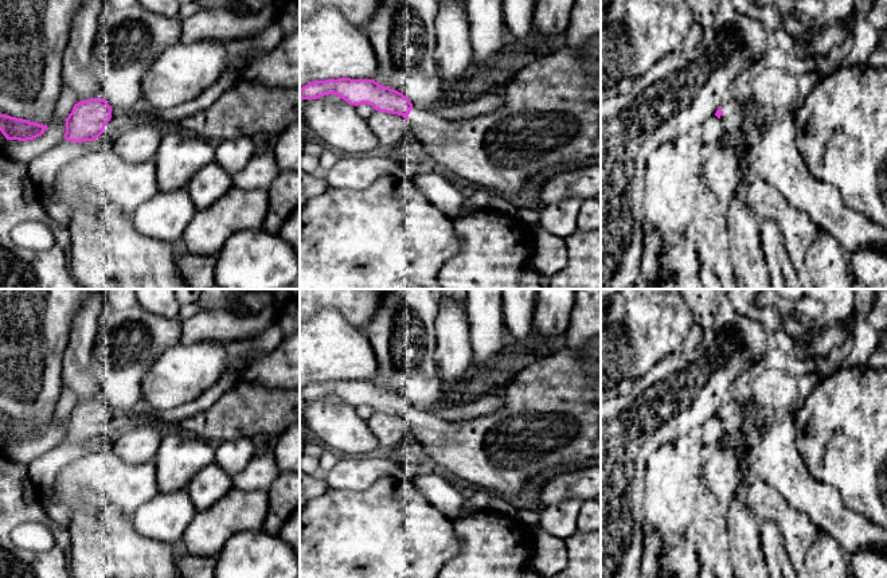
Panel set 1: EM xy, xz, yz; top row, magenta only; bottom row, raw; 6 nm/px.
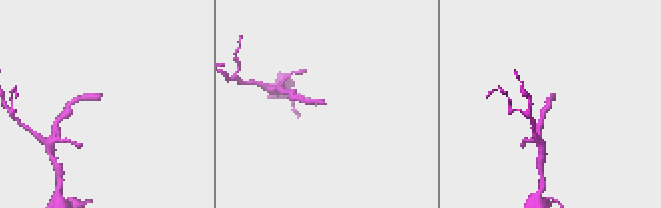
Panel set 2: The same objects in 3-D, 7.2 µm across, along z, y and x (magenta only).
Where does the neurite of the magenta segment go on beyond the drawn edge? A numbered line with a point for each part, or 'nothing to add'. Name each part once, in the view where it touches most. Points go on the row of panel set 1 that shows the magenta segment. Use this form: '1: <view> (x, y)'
1: xz (551, 116)

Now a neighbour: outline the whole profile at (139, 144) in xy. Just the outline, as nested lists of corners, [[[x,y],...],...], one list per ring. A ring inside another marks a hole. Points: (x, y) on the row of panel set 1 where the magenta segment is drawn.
[[[142,122],[122,130],[110,149],[126,163],[153,161],[163,134],[155,124]]]

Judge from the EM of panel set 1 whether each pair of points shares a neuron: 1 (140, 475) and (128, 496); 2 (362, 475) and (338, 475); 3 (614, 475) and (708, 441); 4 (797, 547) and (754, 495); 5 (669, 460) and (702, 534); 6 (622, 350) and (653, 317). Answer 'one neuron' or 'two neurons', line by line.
1: one neuron
2: one neuron
3: two neurons
4: one neuron
5: one neuron
6: one neuron

